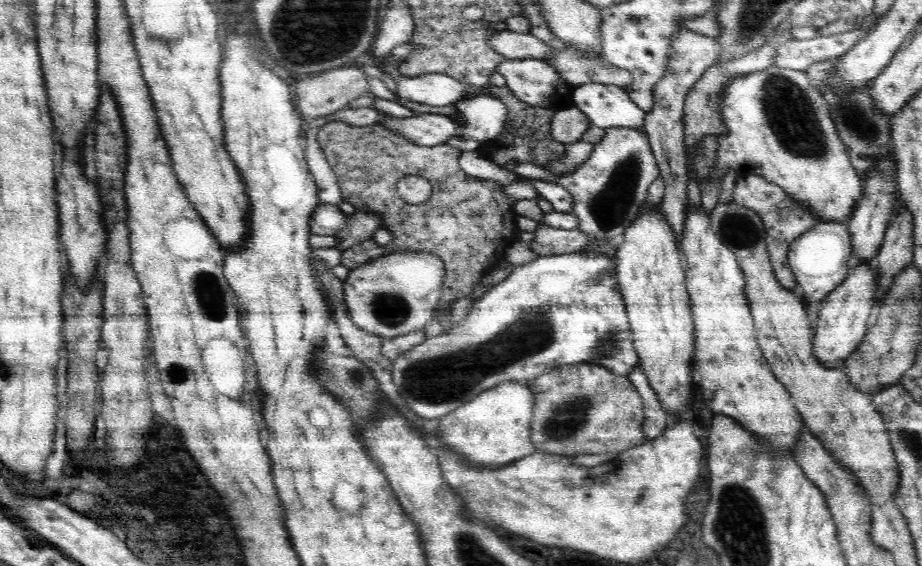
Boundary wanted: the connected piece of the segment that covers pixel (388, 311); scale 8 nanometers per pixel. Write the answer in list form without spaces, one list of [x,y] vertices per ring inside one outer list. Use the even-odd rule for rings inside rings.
[[[396,252],[362,264],[344,279],[348,318],[357,328],[381,337],[420,331],[435,318],[445,272],[443,260],[432,252]]]

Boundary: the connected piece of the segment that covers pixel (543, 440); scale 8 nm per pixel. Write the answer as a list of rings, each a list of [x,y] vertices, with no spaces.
[[[592,363],[566,364],[564,366],[554,368],[554,370],[546,372],[546,374],[542,374],[542,376],[537,376],[535,379],[531,379],[527,382],[527,384],[528,387],[532,389],[532,393],[534,393],[534,410],[531,418],[530,436],[532,444],[534,444],[536,451],[538,452],[567,455],[568,457],[578,454],[604,454],[604,452],[620,453],[621,451],[636,448],[636,446],[640,446],[640,444],[650,441],[646,440],[646,434],[643,430],[643,425],[646,419],[644,418],[642,397],[638,394],[638,391],[634,388],[634,385],[630,382],[627,375],[619,375],[608,368]]]

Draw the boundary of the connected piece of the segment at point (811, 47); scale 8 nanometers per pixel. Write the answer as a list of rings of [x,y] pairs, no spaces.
[[[864,29],[832,36],[818,36],[810,40],[786,39],[776,50],[774,65],[804,71],[810,64],[841,57],[860,41],[862,36],[866,36]]]

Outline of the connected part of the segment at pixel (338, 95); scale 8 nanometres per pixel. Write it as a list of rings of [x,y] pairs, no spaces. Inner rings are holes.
[[[362,62],[353,63],[350,68],[334,68],[318,76],[304,78],[302,82],[293,86],[295,106],[300,116],[308,119],[326,116],[346,107],[351,101],[369,95],[370,86],[366,72],[362,69]]]

